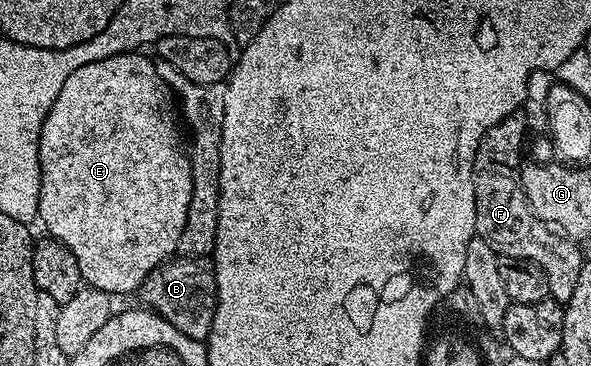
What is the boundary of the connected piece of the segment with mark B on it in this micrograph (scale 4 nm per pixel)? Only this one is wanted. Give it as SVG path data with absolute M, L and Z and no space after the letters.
M173 257L160 263L140 286L139 302L169 321L179 332L205 342L213 325L216 308L216 277L211 264L196 257Z

